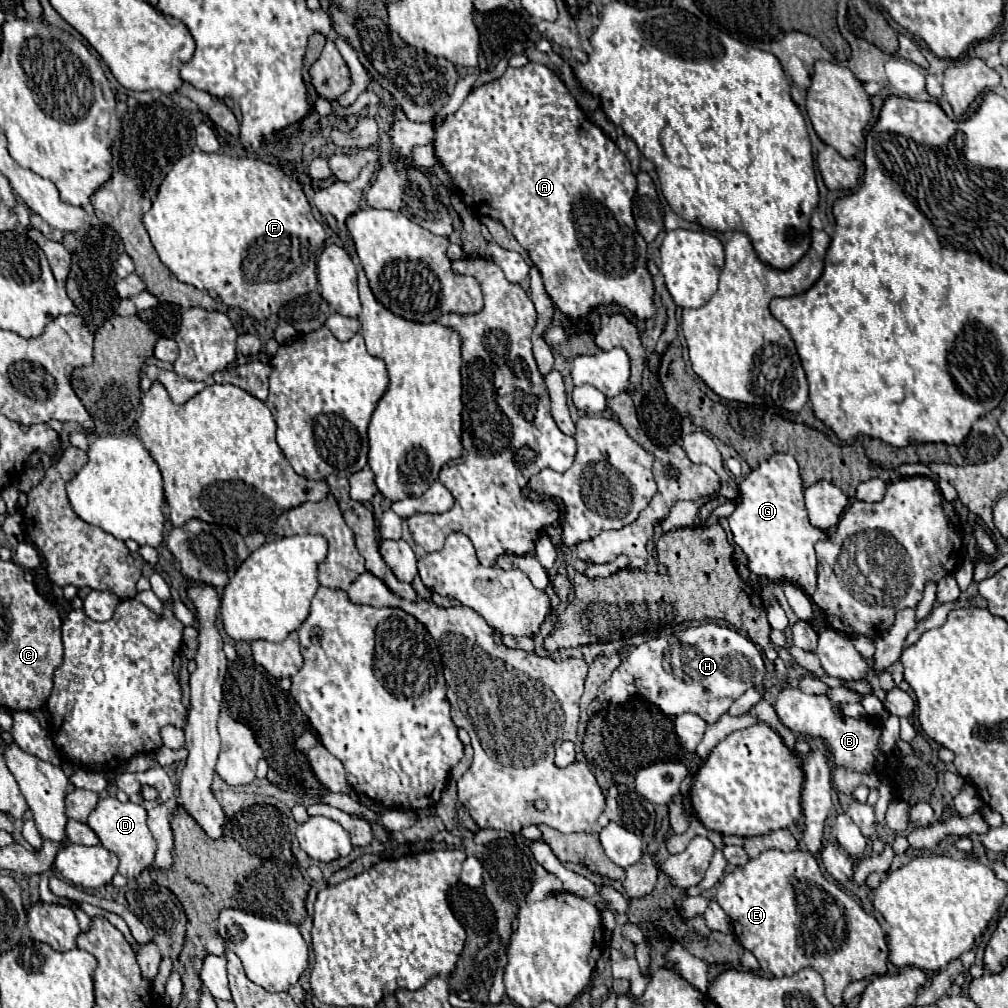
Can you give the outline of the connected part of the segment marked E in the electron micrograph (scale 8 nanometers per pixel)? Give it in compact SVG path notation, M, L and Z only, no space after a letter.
M769 849L757 859L749 859L745 867L735 867L717 883L717 903L731 917L739 943L757 957L761 969L771 971L775 977L791 977L805 967L813 967L825 979L827 999L835 1007L841 1005L841 993L851 981L887 973L887 943L881 925L853 897L823 877L819 863L809 851L795 849L785 853Z

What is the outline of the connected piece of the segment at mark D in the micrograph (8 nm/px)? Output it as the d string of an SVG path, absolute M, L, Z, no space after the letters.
M117 797L99 799L95 811L89 815L87 825L95 831L101 845L119 857L119 873L127 879L137 879L155 861L157 845L147 827L147 811L135 803L121 803Z

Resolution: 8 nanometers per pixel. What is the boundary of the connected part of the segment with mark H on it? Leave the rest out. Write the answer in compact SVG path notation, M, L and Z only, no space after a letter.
M707 623L707 625L699 625L699 627L689 627L685 631L669 635L669 637L651 639L651 641L635 647L635 651L631 651L621 661L621 667L617 667L613 671L609 685L603 689L603 693L593 703L593 711L603 709L603 705L607 701L627 703L633 695L641 695L649 703L657 705L665 715L675 717L679 713L691 711L691 713L697 713L699 717L703 717L707 723L715 723L723 713L727 713L731 701L735 701L747 689L759 687L763 683L763 677L765 677L763 657L761 657L759 649L747 637L743 637L741 633L737 633L729 627Z

